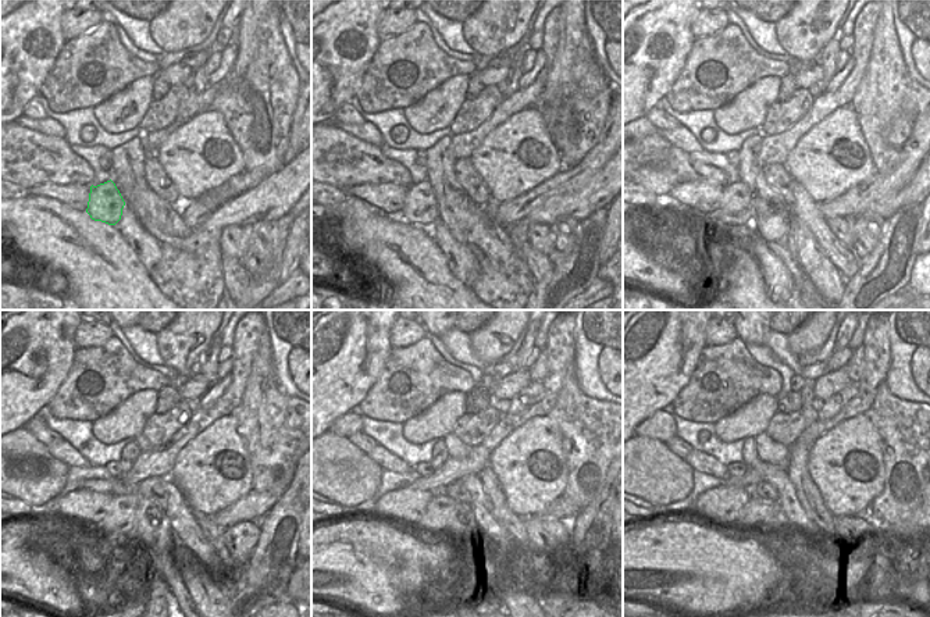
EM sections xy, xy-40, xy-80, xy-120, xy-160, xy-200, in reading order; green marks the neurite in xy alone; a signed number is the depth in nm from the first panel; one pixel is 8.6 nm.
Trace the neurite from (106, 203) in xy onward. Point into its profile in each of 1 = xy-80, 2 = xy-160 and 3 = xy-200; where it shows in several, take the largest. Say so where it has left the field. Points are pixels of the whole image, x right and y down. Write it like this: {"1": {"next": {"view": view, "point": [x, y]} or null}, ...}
{"1": {"next": {"view": "xy-80", "point": [736, 210]}}, "2": {"next": {"view": "xy-160", "point": [437, 517]}}, "3": {"next": {"view": "xy-200", "point": [754, 513]}}}

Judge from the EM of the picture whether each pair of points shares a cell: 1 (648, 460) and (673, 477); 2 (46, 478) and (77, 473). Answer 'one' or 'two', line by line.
1: one
2: two

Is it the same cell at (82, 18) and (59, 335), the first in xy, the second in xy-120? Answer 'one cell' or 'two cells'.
two cells

